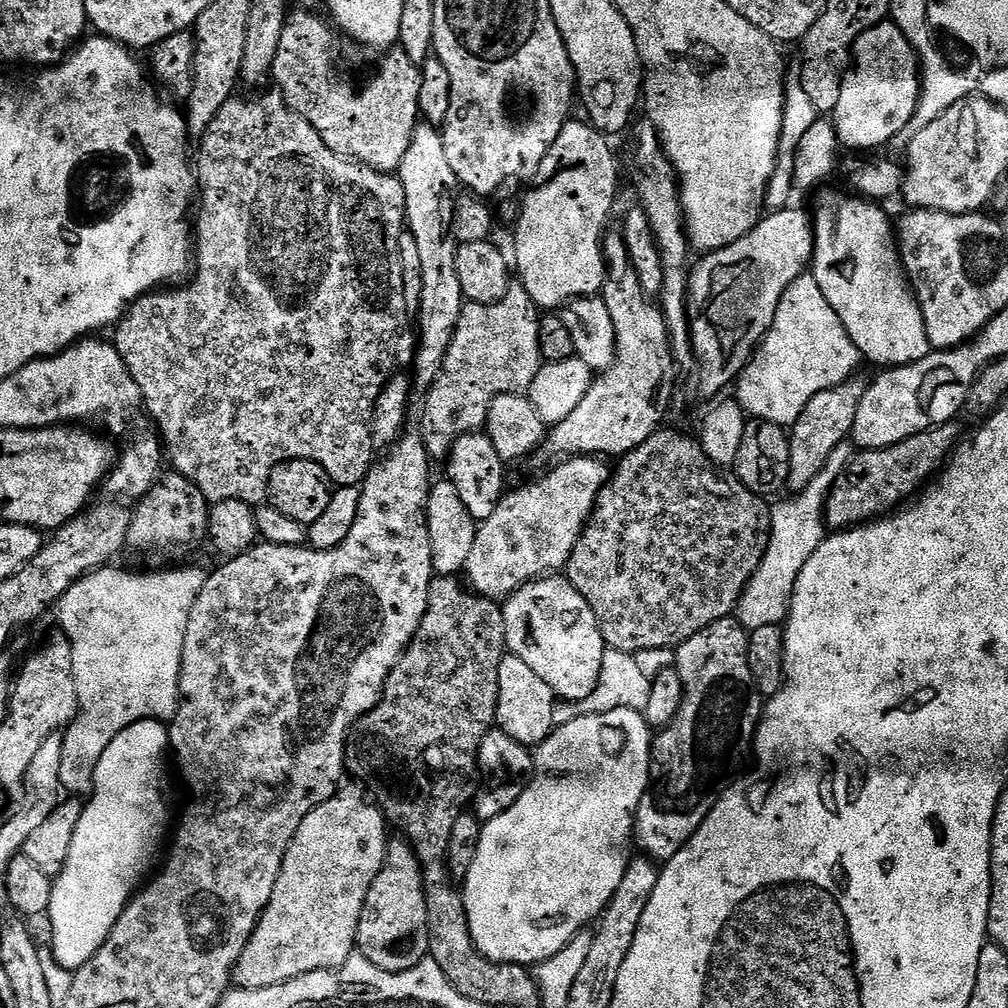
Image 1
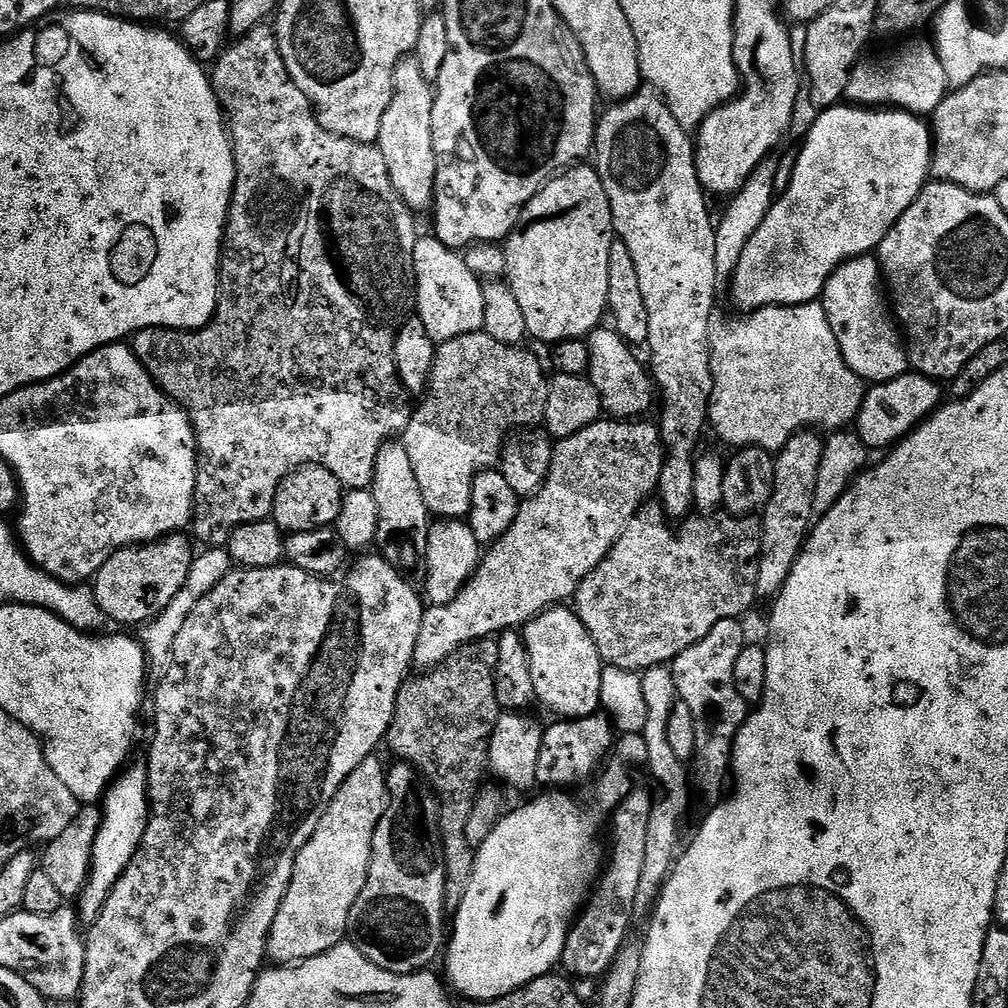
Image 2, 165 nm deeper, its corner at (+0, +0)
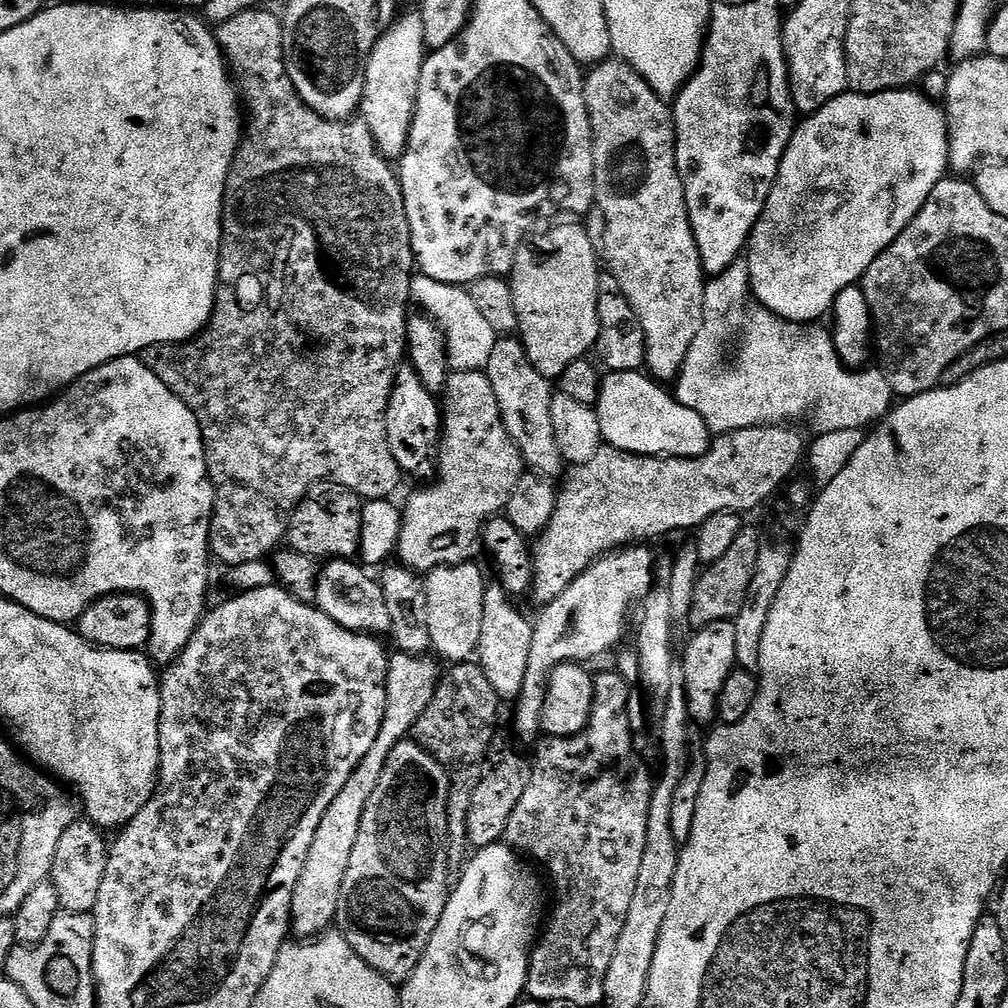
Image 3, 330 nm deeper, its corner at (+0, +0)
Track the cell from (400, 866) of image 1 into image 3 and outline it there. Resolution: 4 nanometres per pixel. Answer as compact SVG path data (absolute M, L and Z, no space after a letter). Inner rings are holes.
M409 738L404 740L398 746L394 746L394 750L390 750L390 758L386 758L386 766L382 770L382 778L378 778L378 786L374 790L374 794L370 798L370 802L366 806L366 810L362 814L362 826L358 830L358 842L354 842L354 850L350 854L350 866L346 866L346 878L342 878L342 894L338 898L338 910L336 911L335 927L338 929L341 936L346 938L346 942L350 942L350 946L358 954L358 958L362 958L376 972L381 972L384 977L393 982L403 982L408 979L408 976L418 966L418 962L422 958L422 954L426 950L426 946L430 942L430 938L434 934L434 930L438 926L438 922L442 918L442 914L446 910L446 902L450 895L450 880L448 884L448 795L454 791L454 785L448 775L448 771L433 758L423 746L416 743L415 739Z

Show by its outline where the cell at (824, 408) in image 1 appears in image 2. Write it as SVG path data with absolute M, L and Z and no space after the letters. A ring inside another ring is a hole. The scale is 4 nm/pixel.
M812 430L798 432L790 438L790 442L786 442L784 448L775 453L776 473L772 482L772 493L759 517L760 561L756 579L757 597L779 596L794 562L804 550L804 541L814 520L812 499L824 449L824 440L816 436L819 435Z

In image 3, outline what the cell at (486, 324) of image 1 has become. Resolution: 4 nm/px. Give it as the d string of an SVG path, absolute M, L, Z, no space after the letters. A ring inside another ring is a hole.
M453 371L446 385L447 396L448 402L442 408L438 475L431 482L420 486L409 498L408 505L403 505L402 508L404 525L400 532L398 556L401 556L401 563L405 567L417 574L427 574L447 564L475 561L476 551L479 553L482 548L484 527L493 516L499 516L507 509L510 494L518 478L526 471L522 454L504 425L498 398L487 371Z

